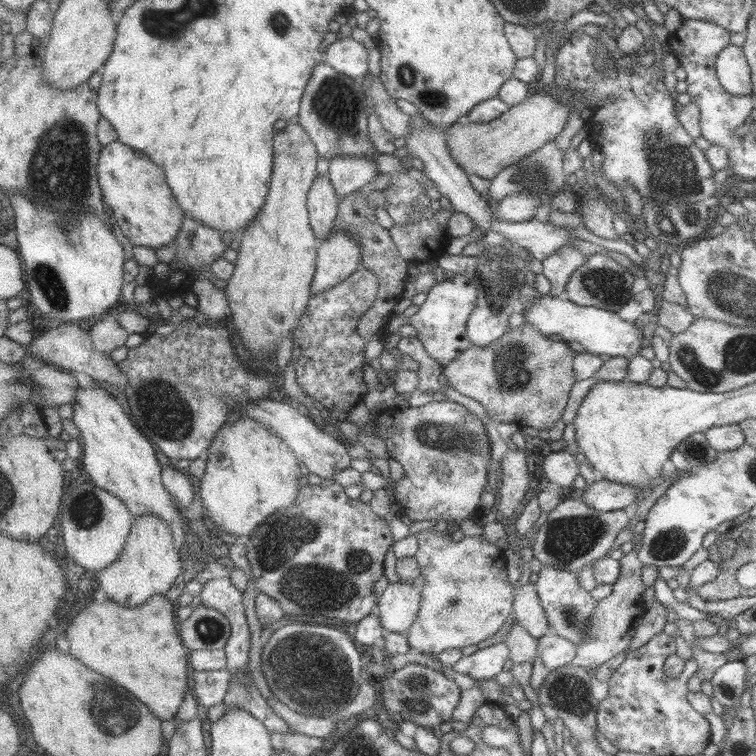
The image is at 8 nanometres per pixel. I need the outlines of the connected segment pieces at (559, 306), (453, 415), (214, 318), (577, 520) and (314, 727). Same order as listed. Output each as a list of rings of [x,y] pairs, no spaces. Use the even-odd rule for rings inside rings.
[[[541,295],[538,302],[523,310],[526,323],[536,328],[545,337],[560,336],[563,342],[578,342],[585,353],[604,359],[624,357],[630,359],[636,356],[642,348],[642,331],[636,323],[623,320],[617,312],[608,312],[592,305],[578,305],[567,298]]]
[[[362,400],[343,420],[357,426],[360,432],[372,428],[373,436],[386,443],[389,456],[402,464],[403,476],[395,486],[395,507],[413,522],[445,520],[460,524],[480,515],[480,495],[488,483],[489,465],[496,463],[496,456],[490,449],[483,423],[467,408],[450,400],[433,401],[399,412],[380,412],[374,418]],[[440,466],[442,472],[438,472]]]
[[[208,279],[194,281],[191,291],[196,295],[196,308],[208,316],[208,323],[222,322],[228,310],[228,299],[224,288],[216,286]]]
[[[582,499],[564,500],[548,513],[548,519],[532,538],[533,557],[543,566],[577,574],[610,551],[616,536],[627,526],[633,513],[633,509],[599,512],[589,508]]]
[[[266,699],[266,702],[272,708],[272,712],[278,718],[282,718],[286,722],[286,726],[290,726],[290,730],[294,730],[298,734],[325,740],[336,731],[336,724],[326,718],[312,718],[312,716],[298,714],[285,704],[280,704],[276,699]]]

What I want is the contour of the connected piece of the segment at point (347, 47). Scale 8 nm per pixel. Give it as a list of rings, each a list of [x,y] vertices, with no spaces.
[[[348,36],[328,45],[322,62],[344,76],[359,80],[367,74],[368,51],[361,42]]]

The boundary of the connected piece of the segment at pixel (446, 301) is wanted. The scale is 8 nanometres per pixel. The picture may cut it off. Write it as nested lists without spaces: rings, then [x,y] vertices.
[[[454,274],[452,278],[444,279],[432,286],[418,312],[408,317],[407,324],[416,330],[416,338],[422,342],[430,358],[434,358],[443,368],[470,348],[466,333],[467,318],[474,310],[476,298],[474,284],[466,276]]]

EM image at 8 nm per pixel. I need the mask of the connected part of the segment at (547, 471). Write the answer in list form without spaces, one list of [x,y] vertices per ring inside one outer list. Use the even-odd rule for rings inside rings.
[[[566,450],[550,453],[544,459],[544,478],[550,482],[550,485],[557,485],[567,491],[572,488],[576,476],[580,475],[579,464],[580,460]]]

